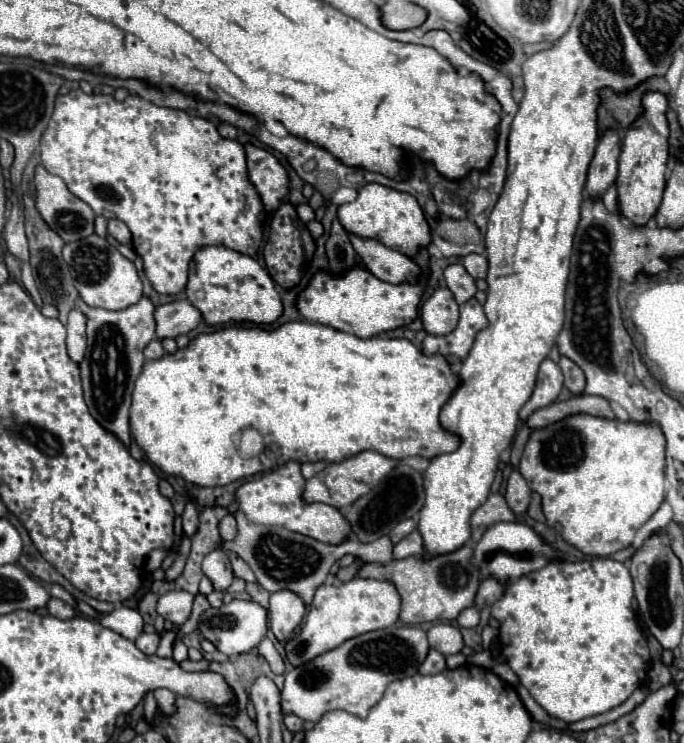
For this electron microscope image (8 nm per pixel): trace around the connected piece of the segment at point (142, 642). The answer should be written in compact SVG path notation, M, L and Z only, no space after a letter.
M142 633L134 643L136 647L146 653L146 655L154 655L156 649L158 649L158 641L160 641L160 635L158 633Z

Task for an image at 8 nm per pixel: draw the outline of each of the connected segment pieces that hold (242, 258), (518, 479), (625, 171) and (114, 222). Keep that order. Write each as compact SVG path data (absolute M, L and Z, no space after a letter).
M202 247L192 261L186 297L202 313L206 325L256 323L270 325L282 315L282 299L276 283L264 267L248 255L226 247Z
M512 471L508 477L508 483L506 483L506 503L510 505L510 509L516 515L520 515L528 509L530 495L532 495L532 491L530 491L528 483L524 481L524 477L518 471Z
M648 93L644 95L642 103L646 107L646 113L626 131L622 153L618 159L618 179L616 179L620 215L626 217L636 227L644 227L660 207L662 193L666 187L664 173L668 161L668 121L664 117L668 99L662 93Z
M110 219L110 221L108 221L108 233L110 233L118 243L130 243L130 229L128 229L120 219Z

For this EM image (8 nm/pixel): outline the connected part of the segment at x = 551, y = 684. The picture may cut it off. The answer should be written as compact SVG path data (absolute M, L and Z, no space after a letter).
M588 559L574 563L554 561L544 569L532 571L512 581L502 599L492 605L494 619L500 621L500 641L508 665L518 675L520 685L524 679L528 693L550 717L574 723L600 715L618 707L644 683L650 653L646 637L638 627L632 599L632 577L624 563L614 559Z

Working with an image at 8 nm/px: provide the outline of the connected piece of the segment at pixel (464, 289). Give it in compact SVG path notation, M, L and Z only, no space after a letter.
M460 263L448 265L448 269L444 271L444 279L446 279L448 289L454 293L454 299L458 305L462 305L474 297L474 293L476 293L474 279L466 273L466 269Z

